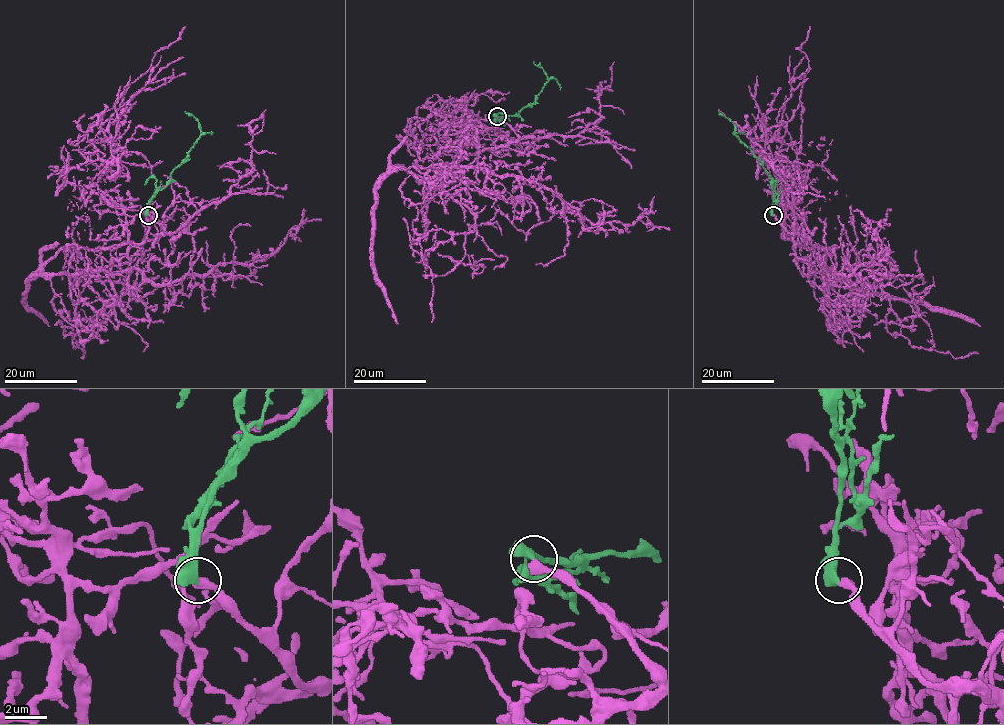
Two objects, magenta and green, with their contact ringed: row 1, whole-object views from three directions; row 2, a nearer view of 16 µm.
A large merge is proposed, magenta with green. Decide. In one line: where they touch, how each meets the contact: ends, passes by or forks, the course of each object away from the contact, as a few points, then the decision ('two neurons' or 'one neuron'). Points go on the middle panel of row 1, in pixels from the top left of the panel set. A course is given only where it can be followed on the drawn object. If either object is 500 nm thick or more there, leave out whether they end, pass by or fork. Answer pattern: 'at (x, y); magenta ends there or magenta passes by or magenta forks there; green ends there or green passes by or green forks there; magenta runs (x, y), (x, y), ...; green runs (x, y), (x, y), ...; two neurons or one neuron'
at (497, 116); magenta runs (496, 116), (517, 136), (507, 145), (432, 179), (392, 168), (518, 175), (600, 223), (632, 224), (654, 196); green runs (496, 116), (518, 115), (535, 100), (548, 77), (533, 61); one neuron

